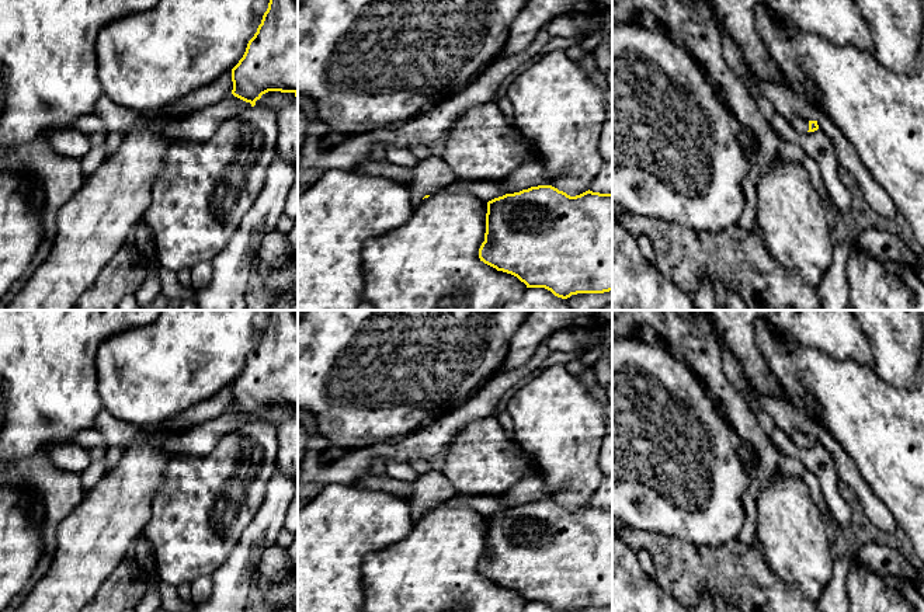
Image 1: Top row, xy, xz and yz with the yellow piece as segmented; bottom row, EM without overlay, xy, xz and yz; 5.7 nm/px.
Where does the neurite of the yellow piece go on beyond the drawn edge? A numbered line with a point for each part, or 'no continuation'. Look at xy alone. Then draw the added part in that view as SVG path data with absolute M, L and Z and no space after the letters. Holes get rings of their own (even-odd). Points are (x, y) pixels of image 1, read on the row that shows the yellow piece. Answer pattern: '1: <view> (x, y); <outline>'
no continuation

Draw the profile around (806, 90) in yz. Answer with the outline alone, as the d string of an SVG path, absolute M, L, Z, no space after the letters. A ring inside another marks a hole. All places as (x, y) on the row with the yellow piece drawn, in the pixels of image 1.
M805 80L788 88L792 90L798 97L803 98L809 105L820 111L820 94L812 80Z

